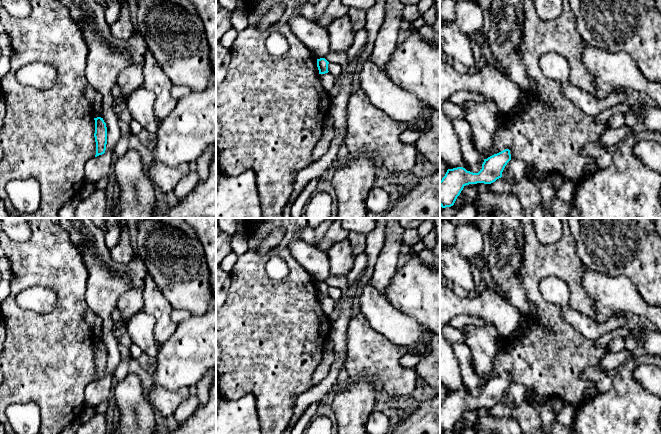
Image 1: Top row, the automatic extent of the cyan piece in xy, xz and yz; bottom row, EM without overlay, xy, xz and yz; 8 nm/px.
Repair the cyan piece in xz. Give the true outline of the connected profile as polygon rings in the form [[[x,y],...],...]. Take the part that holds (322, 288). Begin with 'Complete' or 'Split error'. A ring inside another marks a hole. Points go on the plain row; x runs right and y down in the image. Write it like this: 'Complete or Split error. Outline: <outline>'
Complete. Outline: [[[325,282],[317,283],[317,291],[319,294],[319,298],[328,297],[328,288],[329,286]]]

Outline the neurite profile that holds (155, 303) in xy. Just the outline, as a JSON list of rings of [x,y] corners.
[[[147,276],[143,288],[141,310],[155,318],[154,334],[159,345],[165,343],[177,329],[177,324],[171,319],[172,309],[173,307],[161,293],[152,277]]]

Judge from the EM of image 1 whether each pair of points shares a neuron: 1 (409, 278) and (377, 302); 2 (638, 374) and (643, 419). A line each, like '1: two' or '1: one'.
1: two
2: two

